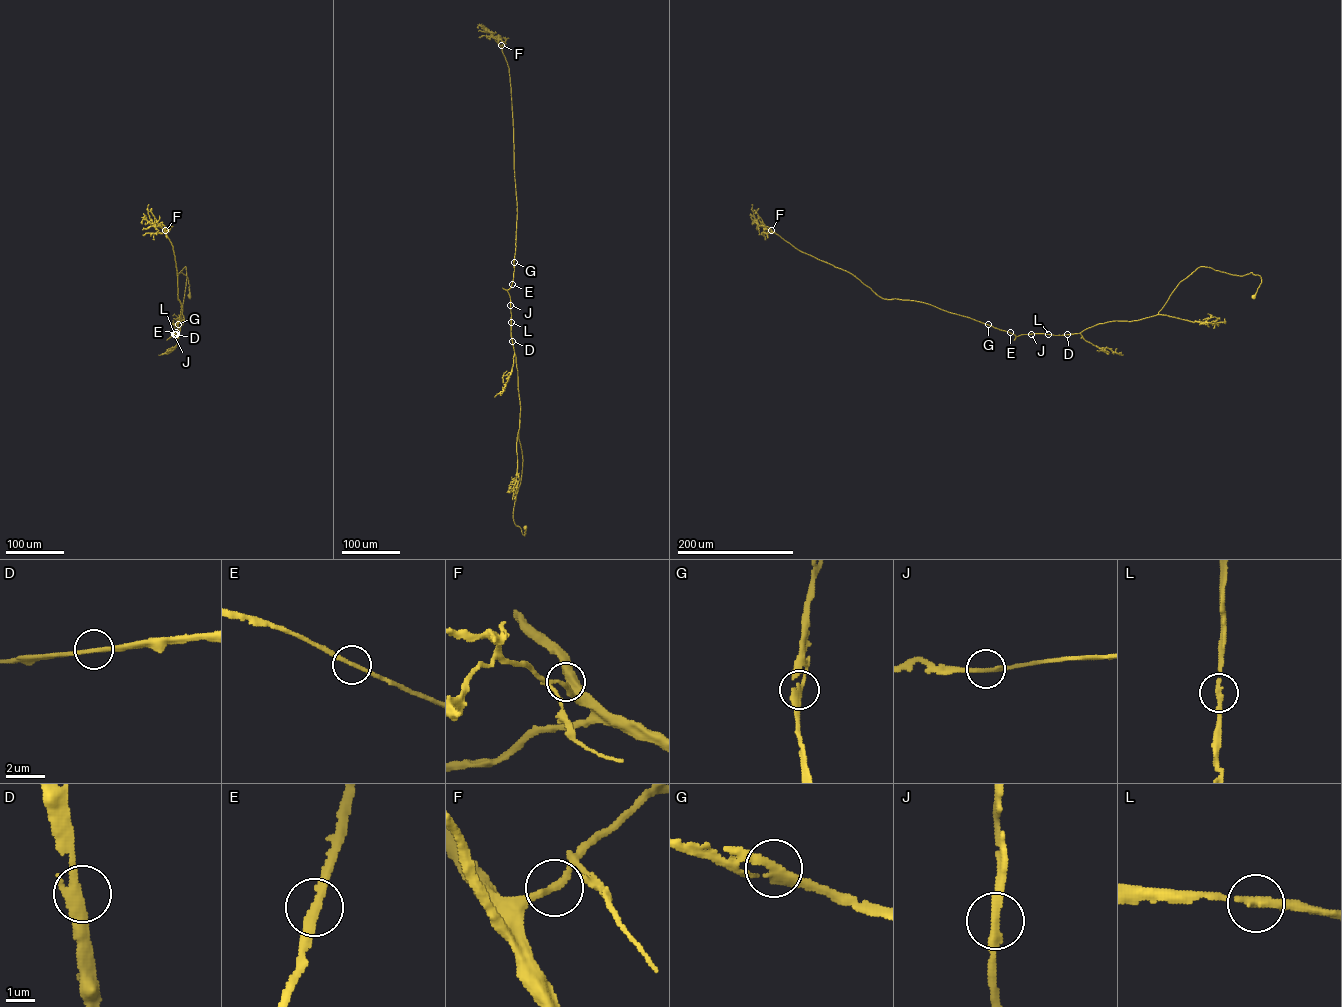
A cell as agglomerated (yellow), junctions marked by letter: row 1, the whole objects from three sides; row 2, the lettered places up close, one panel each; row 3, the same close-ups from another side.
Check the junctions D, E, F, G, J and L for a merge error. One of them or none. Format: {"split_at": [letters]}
{"split_at": []}

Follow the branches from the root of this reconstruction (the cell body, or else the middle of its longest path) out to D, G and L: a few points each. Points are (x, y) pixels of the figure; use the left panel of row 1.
D: (189, 296), (187, 277), (181, 272), (177, 276), (185, 266), (184, 321), (176, 334)
G: (189, 296), (187, 277), (181, 272), (177, 276), (185, 266), (184, 321), (179, 332), (171, 336), (177, 324)
L: (189, 296), (187, 277), (181, 272), (177, 276), (185, 266), (184, 321), (175, 334)

